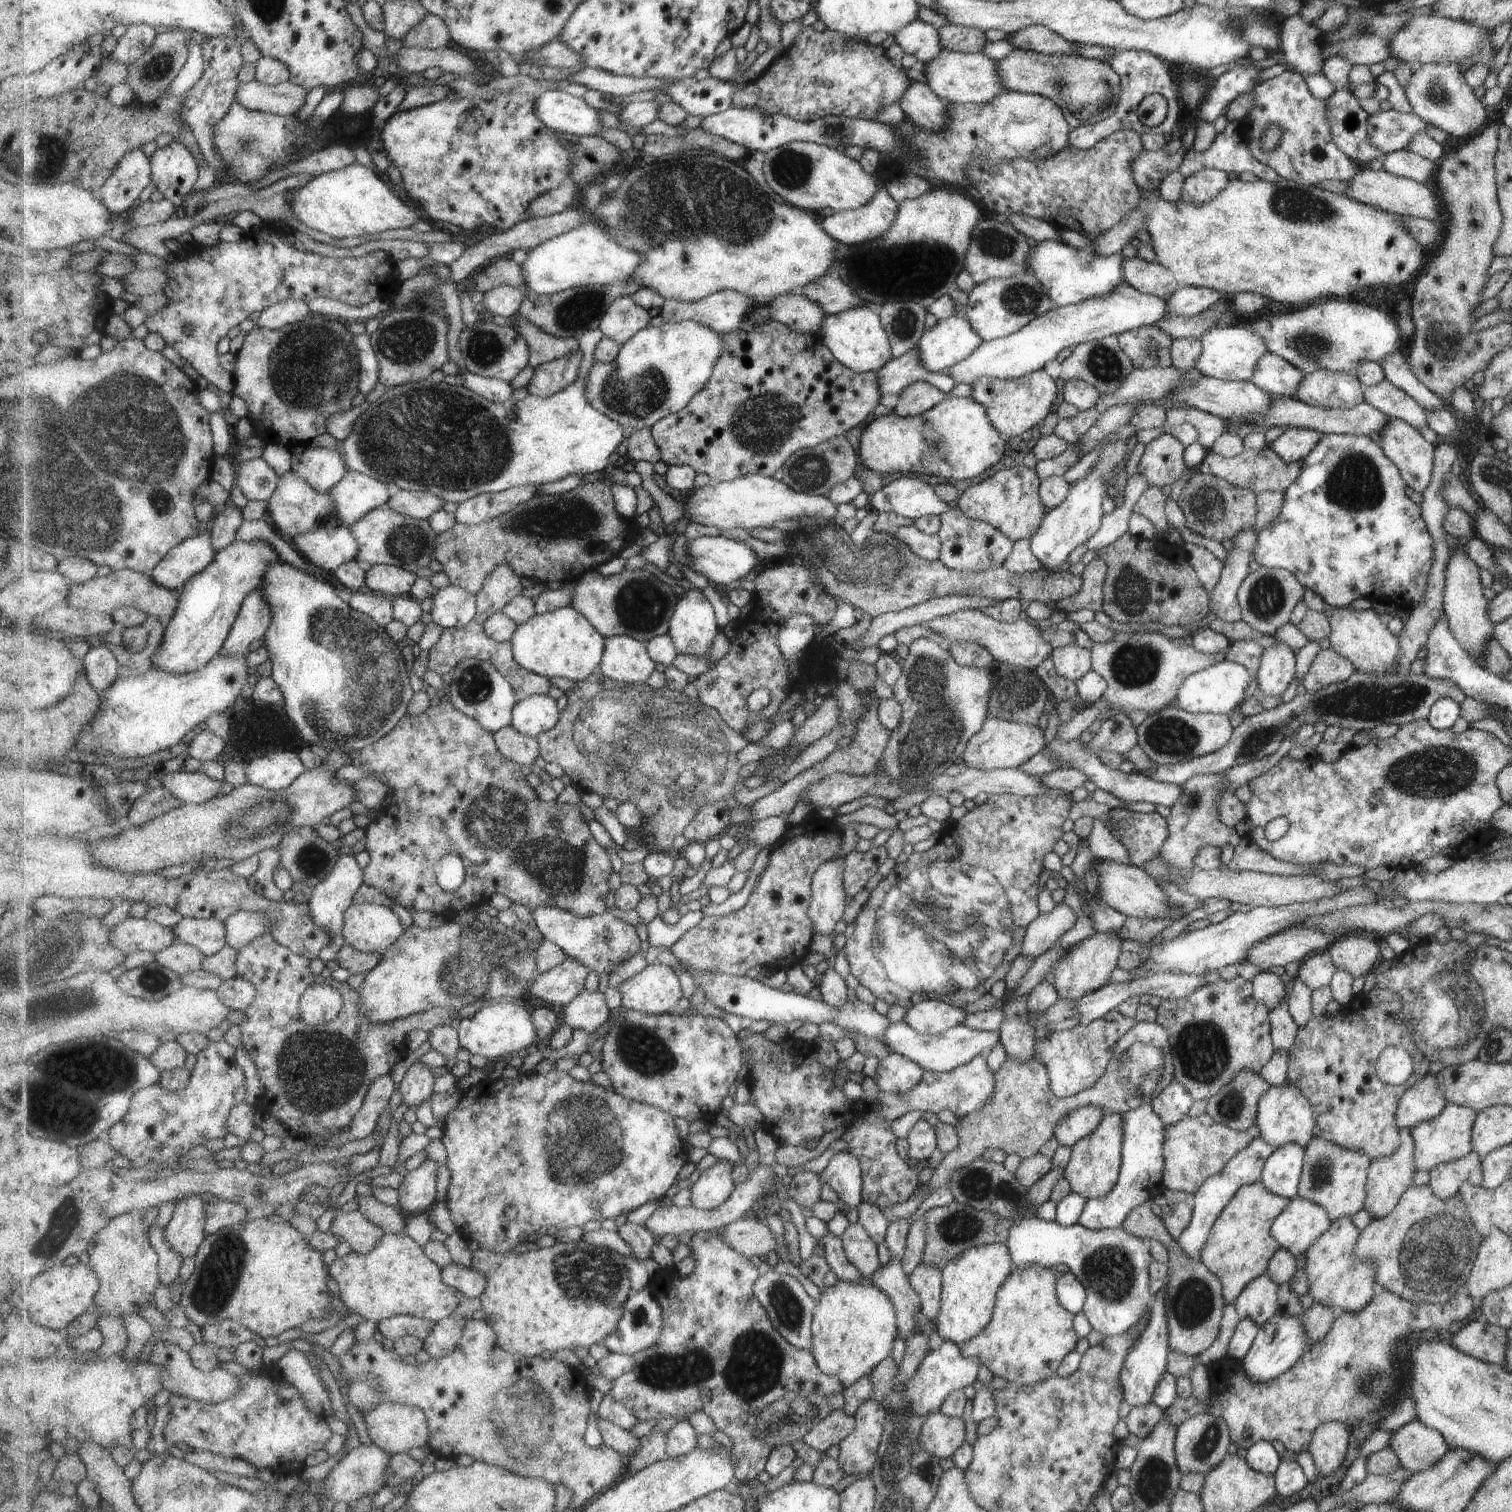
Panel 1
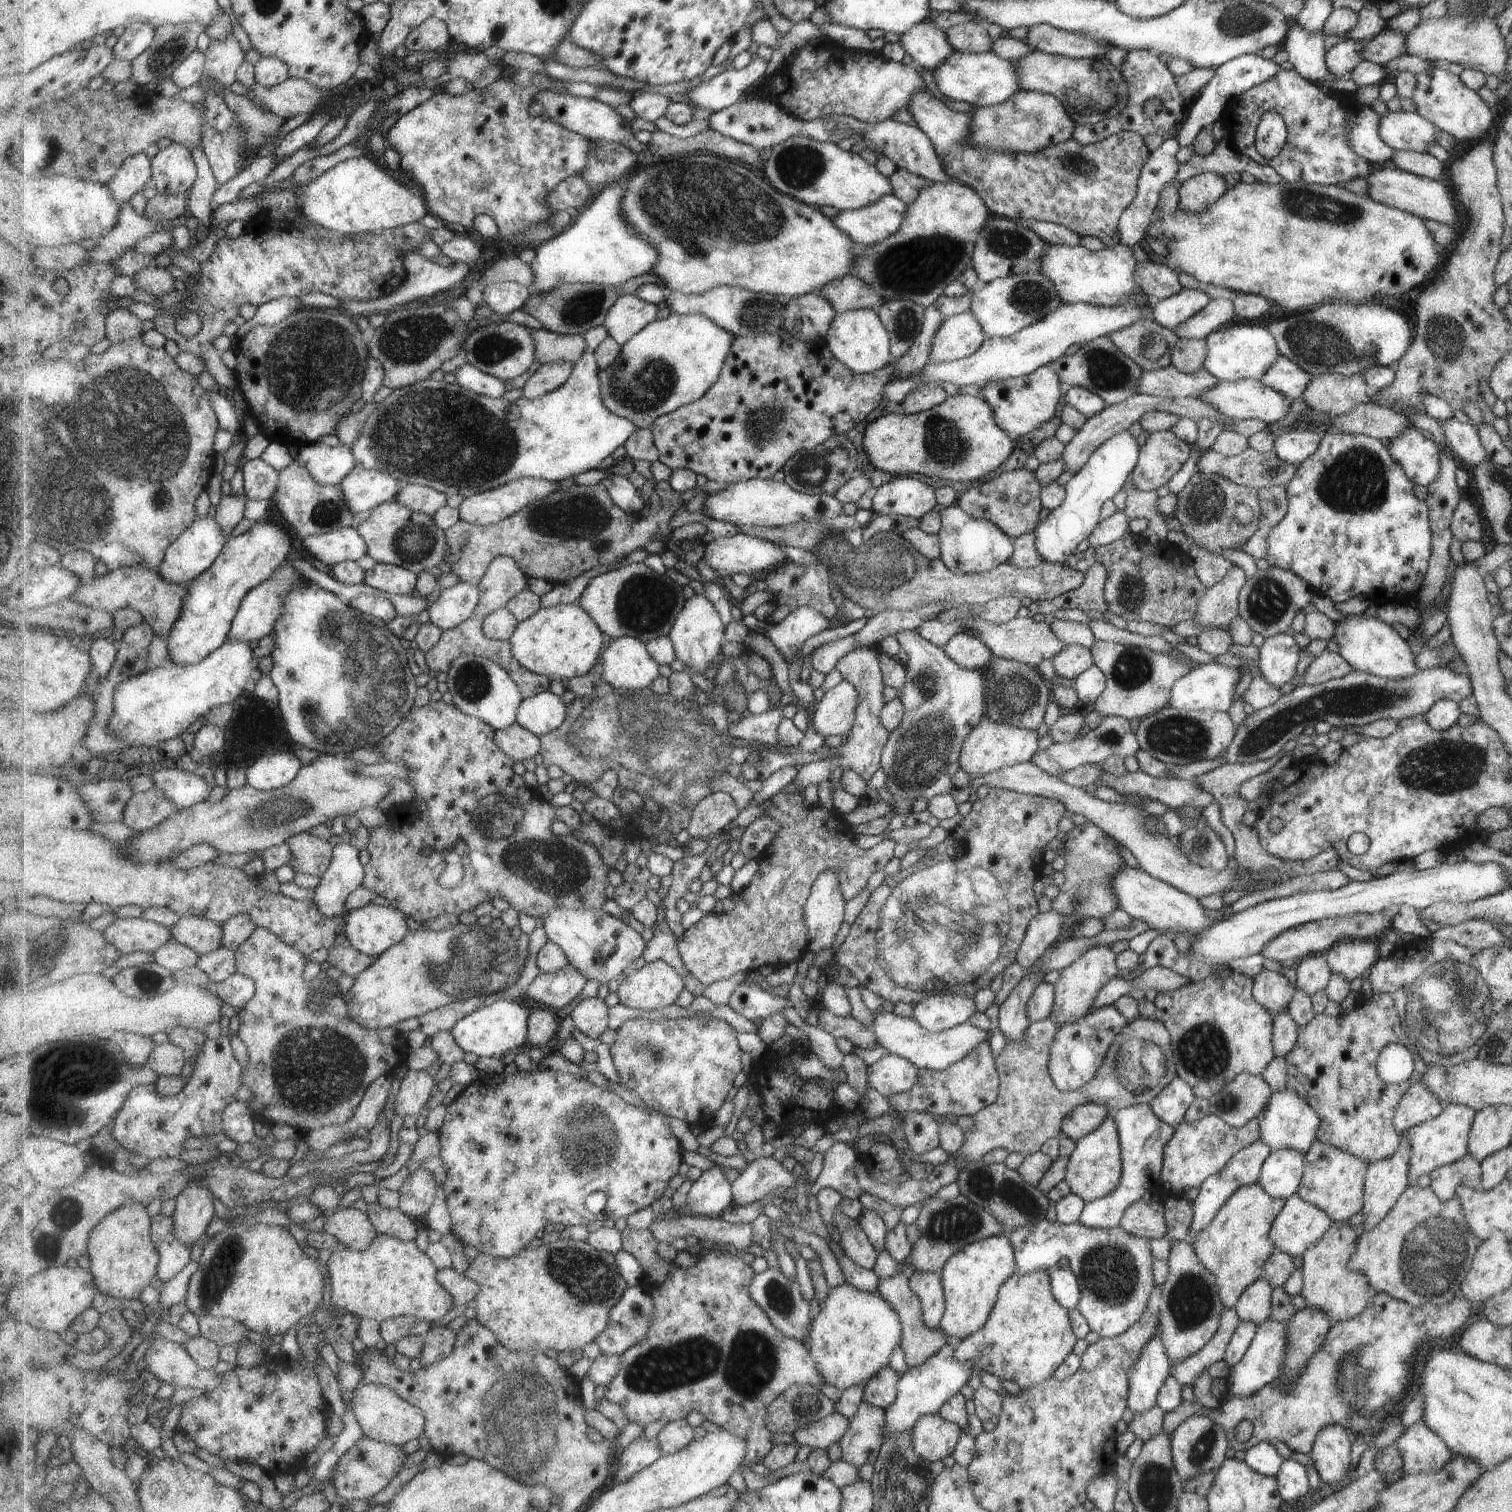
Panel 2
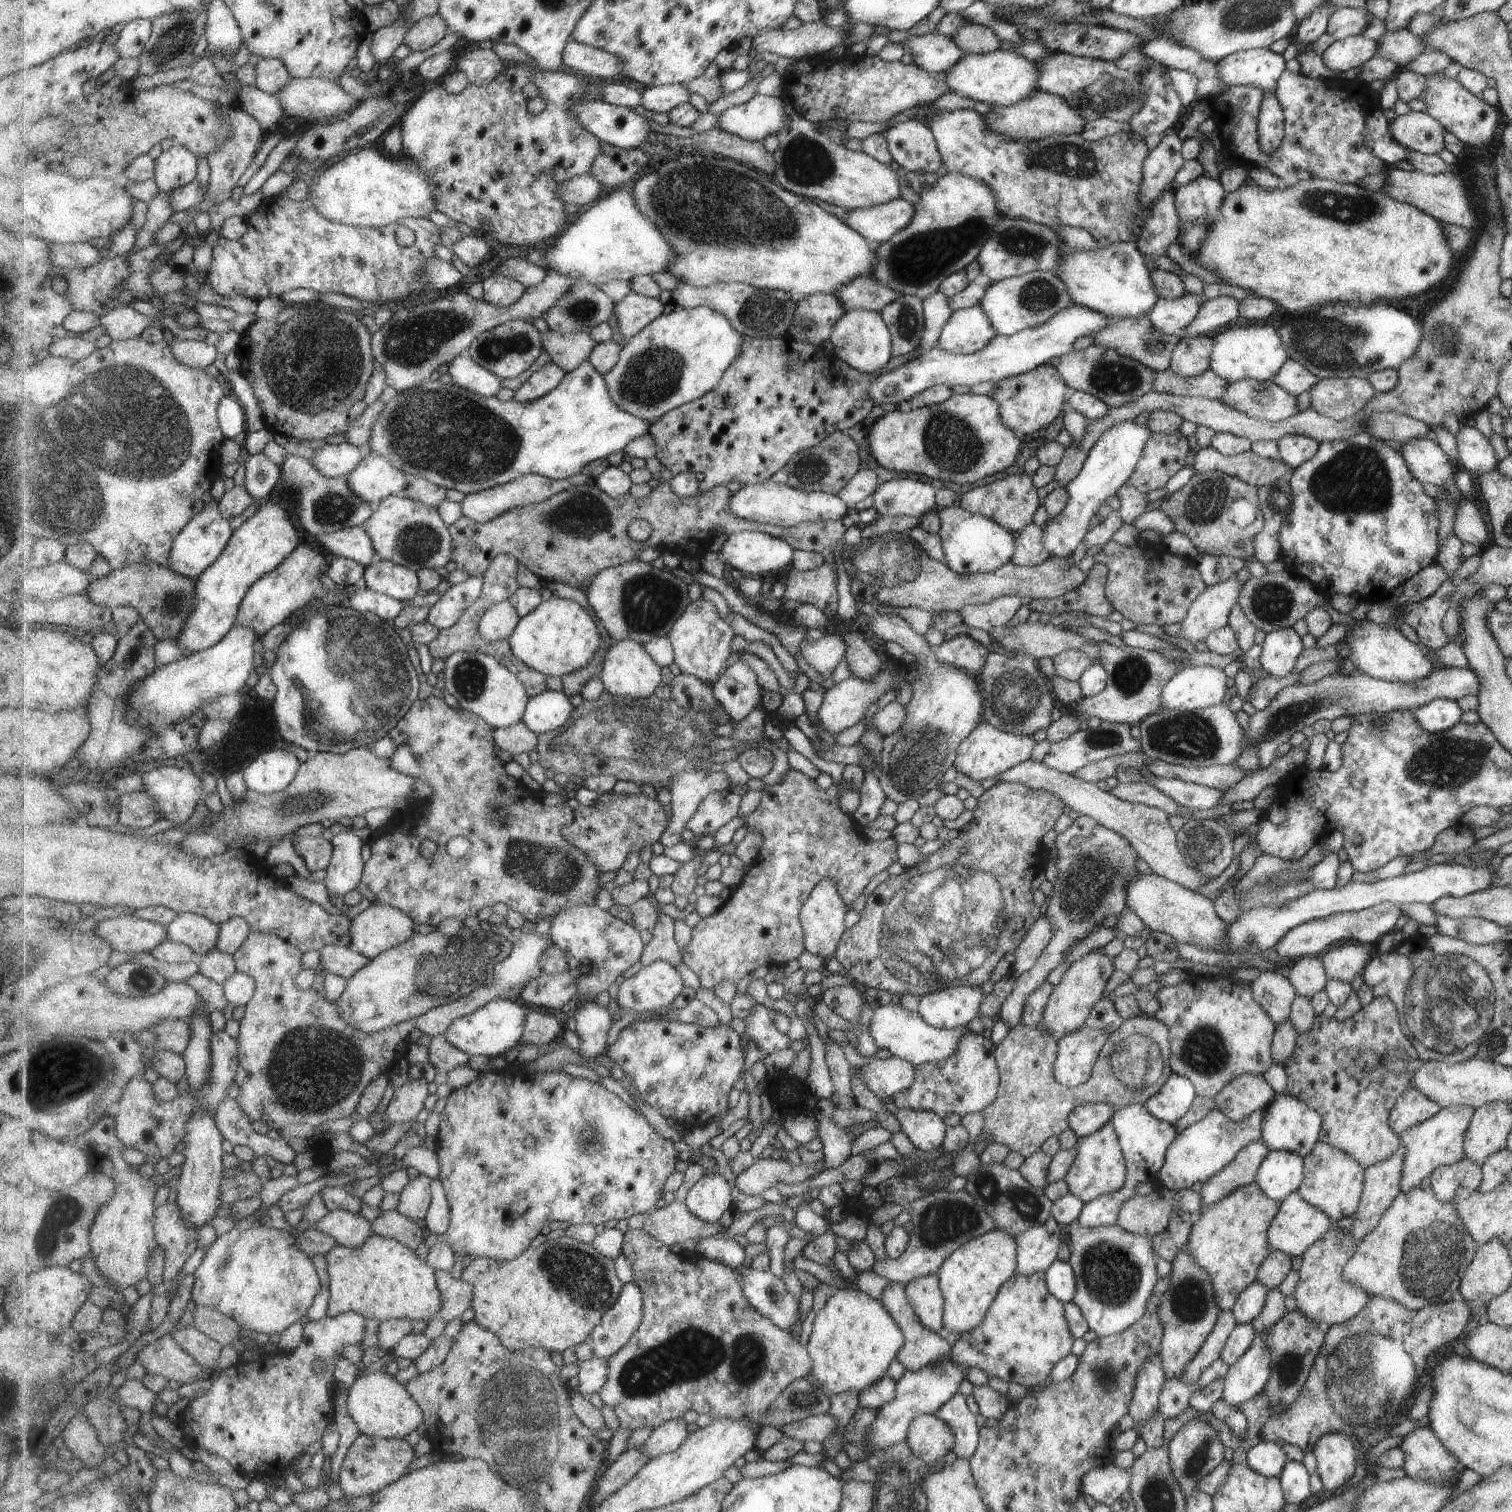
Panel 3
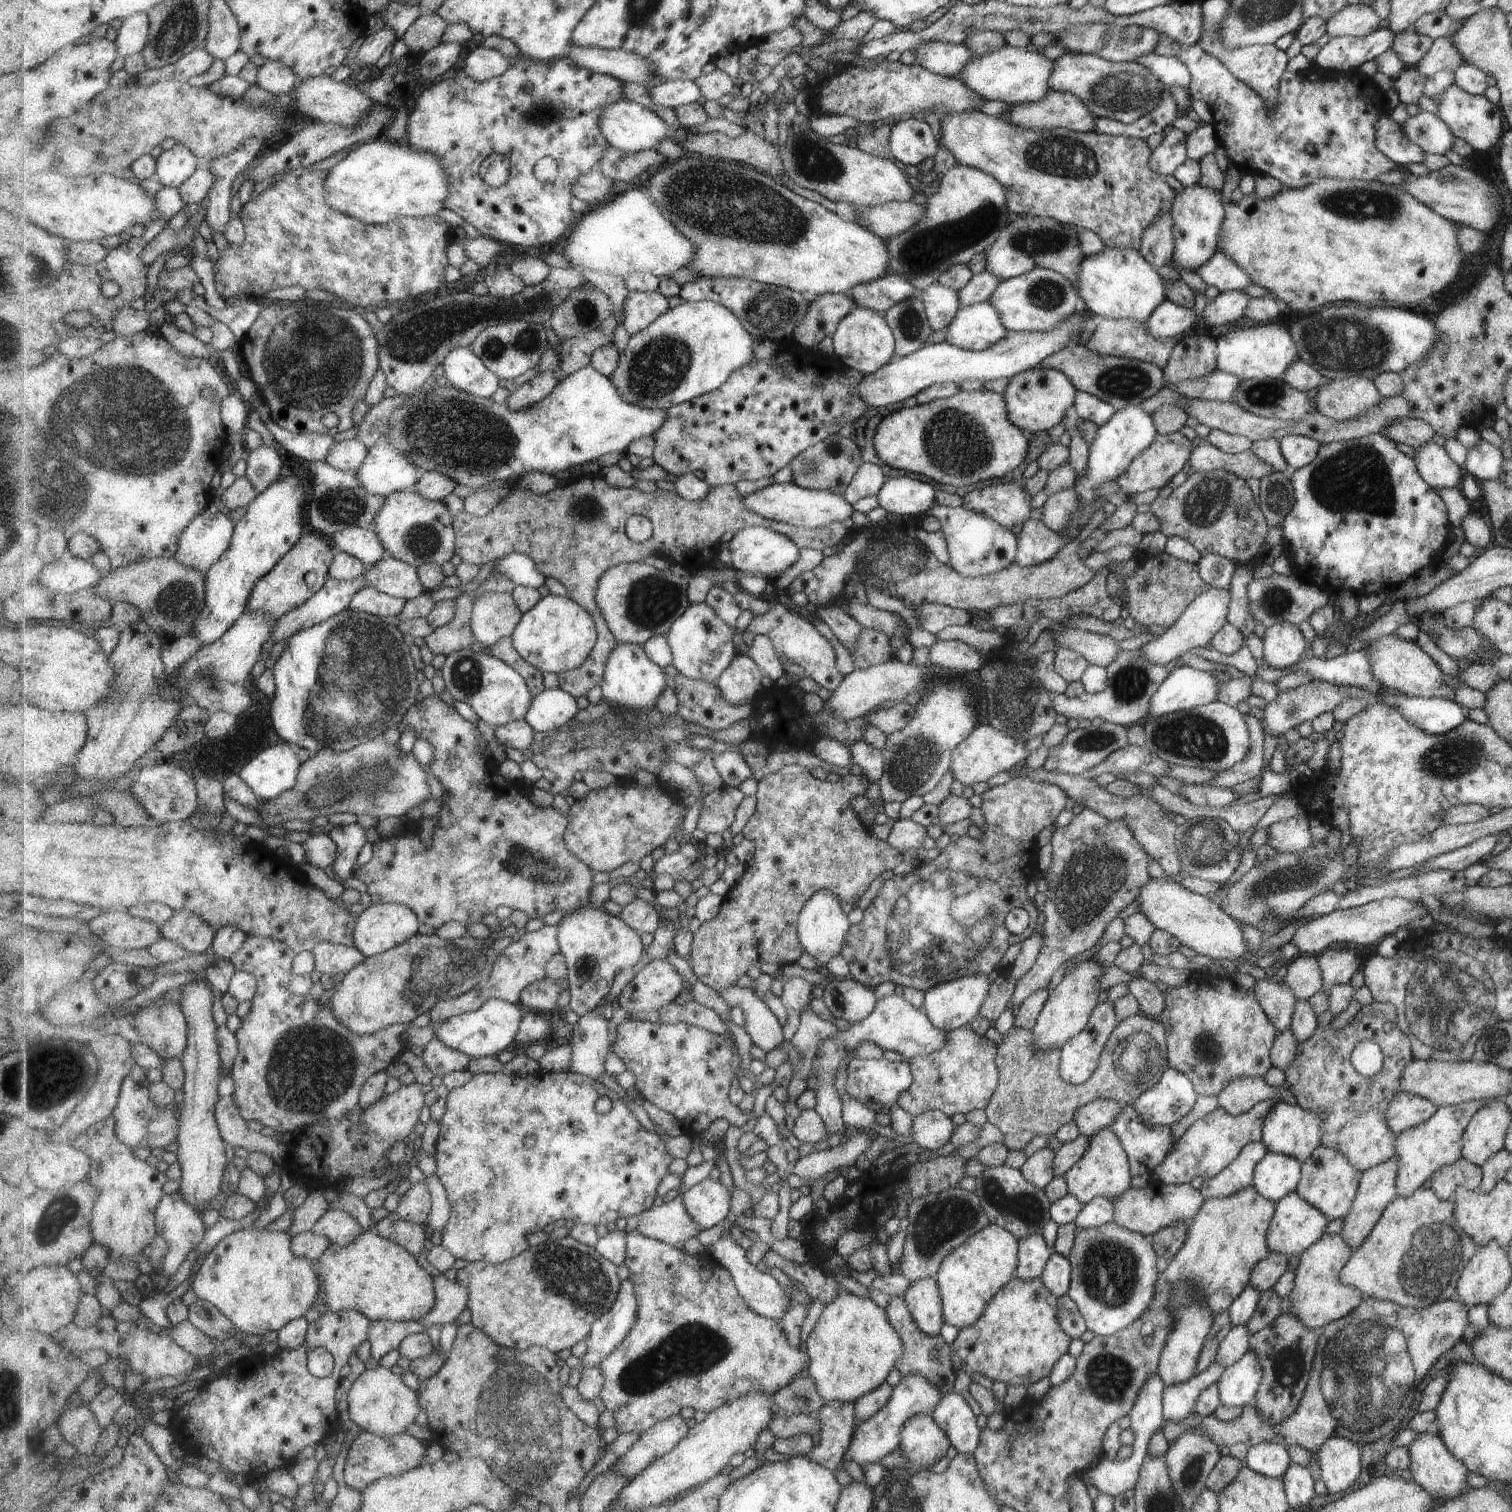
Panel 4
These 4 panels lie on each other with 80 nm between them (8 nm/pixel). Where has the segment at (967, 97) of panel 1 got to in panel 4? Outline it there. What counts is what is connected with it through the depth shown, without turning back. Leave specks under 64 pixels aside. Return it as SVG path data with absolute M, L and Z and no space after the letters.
M1005 44L995 52L969 57L966 64L961 67L957 78L984 100L999 100L1007 105L1014 105L1039 100L1051 92L1049 76L1053 72L1054 62L1055 60L1048 60L1037 52Z

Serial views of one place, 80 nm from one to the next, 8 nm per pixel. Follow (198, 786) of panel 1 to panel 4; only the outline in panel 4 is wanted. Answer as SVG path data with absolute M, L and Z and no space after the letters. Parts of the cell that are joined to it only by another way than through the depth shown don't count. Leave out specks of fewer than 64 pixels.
M154 764L150 767L137 768L132 774L133 784L131 791L147 809L151 819L161 824L173 821L186 821L200 805L198 785L189 770L183 770L175 764Z

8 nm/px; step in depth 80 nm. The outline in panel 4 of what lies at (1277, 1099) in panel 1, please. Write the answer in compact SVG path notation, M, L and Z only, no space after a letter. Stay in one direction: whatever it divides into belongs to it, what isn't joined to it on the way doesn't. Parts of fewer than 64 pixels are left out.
M1279 1101L1265 1118L1262 1127L1261 1141L1266 1145L1267 1150L1272 1153L1281 1153L1287 1156L1295 1157L1302 1162L1313 1152L1314 1148L1320 1144L1321 1129L1319 1128L1319 1116L1307 1109L1302 1109L1297 1104L1288 1104Z

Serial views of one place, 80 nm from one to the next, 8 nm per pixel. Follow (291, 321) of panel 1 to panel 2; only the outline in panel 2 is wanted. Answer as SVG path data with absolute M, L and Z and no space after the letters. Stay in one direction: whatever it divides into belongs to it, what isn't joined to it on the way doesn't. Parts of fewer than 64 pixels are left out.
M281 297L273 299L264 305L258 307L255 316L252 319L240 325L235 335L236 339L241 340L253 327L265 325L268 327L275 326L281 321L287 321L296 312L299 312L305 306L297 297Z

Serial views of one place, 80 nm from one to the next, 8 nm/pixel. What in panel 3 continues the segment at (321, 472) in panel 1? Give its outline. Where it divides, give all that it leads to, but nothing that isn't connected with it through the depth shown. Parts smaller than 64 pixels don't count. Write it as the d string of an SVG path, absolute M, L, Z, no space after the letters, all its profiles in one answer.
M349 442L327 443L310 460L326 477L339 478L350 475L365 457L366 450Z

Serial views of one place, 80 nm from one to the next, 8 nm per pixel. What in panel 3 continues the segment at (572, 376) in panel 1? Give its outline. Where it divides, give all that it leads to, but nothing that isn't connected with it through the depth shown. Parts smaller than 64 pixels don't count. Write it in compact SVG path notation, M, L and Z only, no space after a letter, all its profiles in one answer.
M553 362L540 368L531 378L518 390L513 399L519 402L533 402L542 396L548 395L556 389L568 372Z

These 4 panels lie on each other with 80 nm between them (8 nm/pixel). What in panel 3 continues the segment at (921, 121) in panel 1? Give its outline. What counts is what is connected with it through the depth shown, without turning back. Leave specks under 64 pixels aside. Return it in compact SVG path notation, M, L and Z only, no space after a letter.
M927 109L922 116L935 139L942 171L983 181L994 194L996 209L1006 217L1025 219L1048 227L1077 227L1086 230L1101 247L1113 243L1135 242L1151 208L1145 209L1137 204L1142 164L1150 152L1143 137L1118 132L1096 141L1086 141L1077 133L1055 134L1034 141L1012 141L989 131L984 124L983 116L975 110L931 112L931 109Z

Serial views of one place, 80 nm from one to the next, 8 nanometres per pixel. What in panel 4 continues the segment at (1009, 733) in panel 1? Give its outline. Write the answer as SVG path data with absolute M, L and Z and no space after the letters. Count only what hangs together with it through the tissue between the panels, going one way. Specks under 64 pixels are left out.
M981 721L953 751L950 752L950 771L953 778L963 786L971 786L975 782L986 781L989 777L1009 771L1025 759L1029 752L1025 749L1025 742L1013 740L1006 733L999 732L989 723Z

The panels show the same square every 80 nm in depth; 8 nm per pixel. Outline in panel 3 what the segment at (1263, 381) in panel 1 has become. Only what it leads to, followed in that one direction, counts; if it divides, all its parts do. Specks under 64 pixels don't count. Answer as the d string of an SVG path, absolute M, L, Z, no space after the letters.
M1289 358L1270 378L1274 385L1279 386L1294 397L1305 392L1305 390L1309 390L1316 383L1316 380L1316 376L1312 375L1304 366Z

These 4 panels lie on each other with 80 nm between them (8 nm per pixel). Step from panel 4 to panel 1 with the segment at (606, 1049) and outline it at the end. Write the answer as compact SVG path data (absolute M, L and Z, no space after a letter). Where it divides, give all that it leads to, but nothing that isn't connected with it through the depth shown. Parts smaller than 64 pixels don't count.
M585 989L565 1007L562 1021L573 1030L581 1029L590 1033L601 1025L607 1025L610 1008L605 995L598 989Z

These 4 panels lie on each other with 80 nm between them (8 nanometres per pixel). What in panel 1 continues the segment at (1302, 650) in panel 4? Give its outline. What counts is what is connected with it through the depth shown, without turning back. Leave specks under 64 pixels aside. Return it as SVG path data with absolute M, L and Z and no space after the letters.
M1275 640L1277 644L1271 648L1267 648L1261 653L1260 665L1255 672L1257 688L1265 695L1279 697L1289 682L1294 678L1295 654L1291 651L1287 644Z

